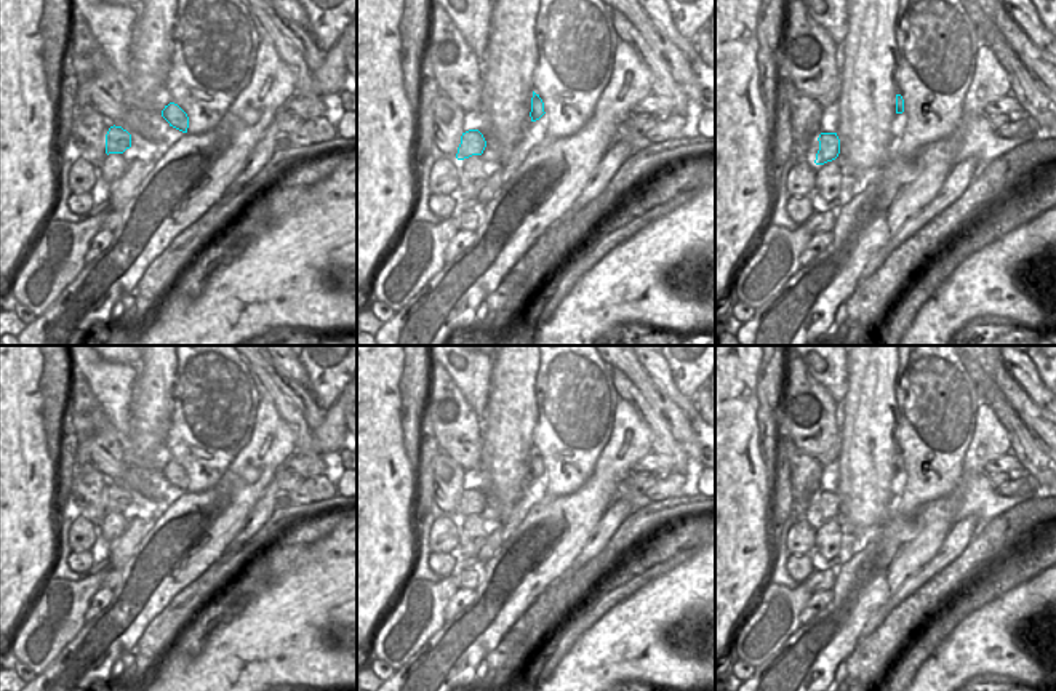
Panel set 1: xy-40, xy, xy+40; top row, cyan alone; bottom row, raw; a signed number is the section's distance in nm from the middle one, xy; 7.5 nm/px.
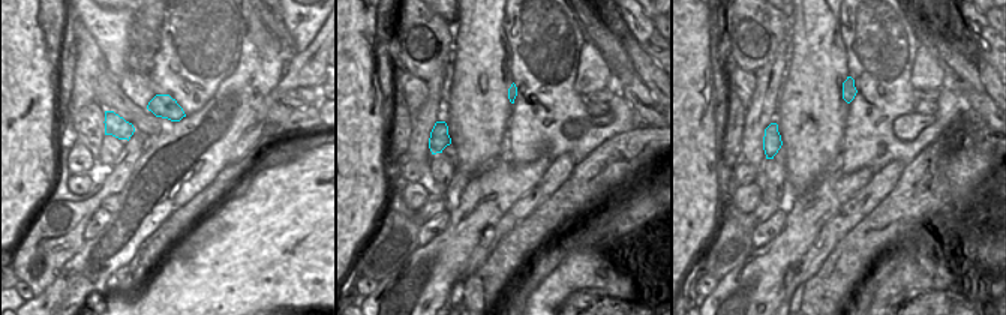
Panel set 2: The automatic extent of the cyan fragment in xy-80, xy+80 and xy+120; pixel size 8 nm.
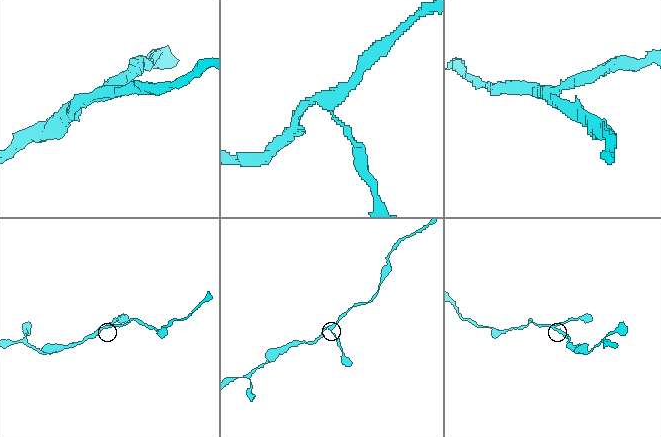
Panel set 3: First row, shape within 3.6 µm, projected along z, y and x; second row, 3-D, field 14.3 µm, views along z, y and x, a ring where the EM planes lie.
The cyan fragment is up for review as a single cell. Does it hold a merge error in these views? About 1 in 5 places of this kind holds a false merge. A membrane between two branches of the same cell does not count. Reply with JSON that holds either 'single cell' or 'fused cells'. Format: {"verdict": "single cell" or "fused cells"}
{"verdict": "single cell"}

